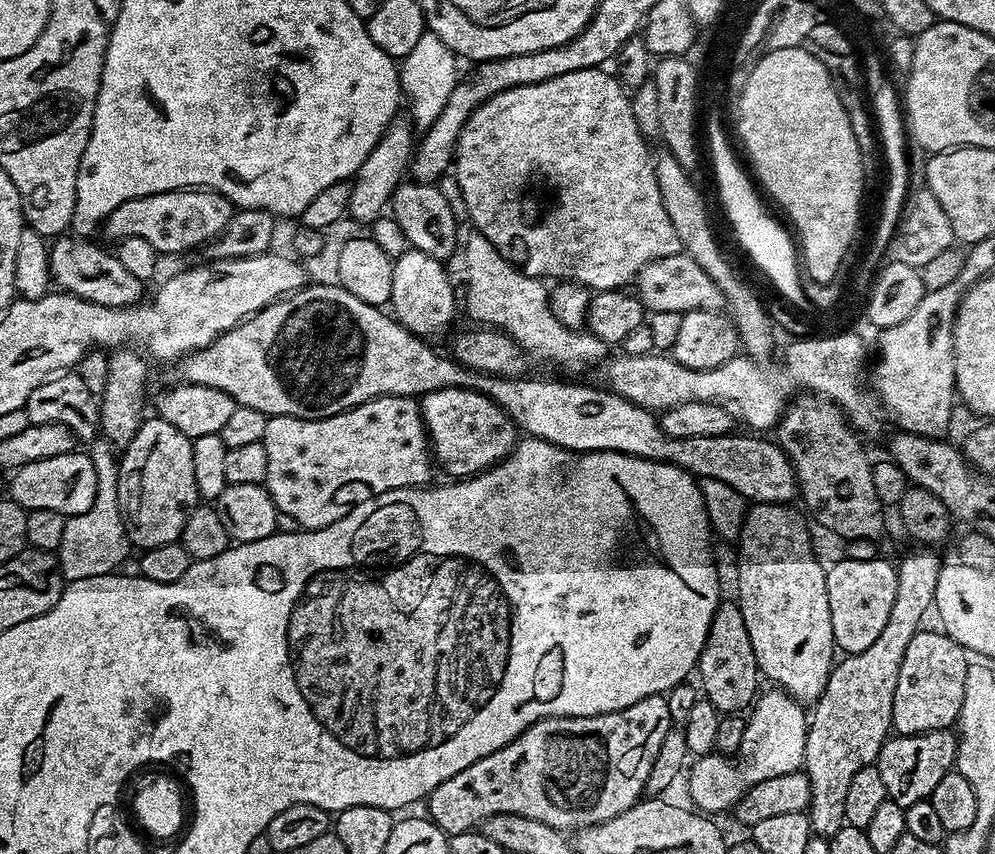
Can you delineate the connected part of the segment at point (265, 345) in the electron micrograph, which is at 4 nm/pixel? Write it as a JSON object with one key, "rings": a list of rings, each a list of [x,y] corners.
{"rings":[[[309,283],[307,286],[300,288],[297,292],[291,292],[289,296],[274,301],[272,304],[256,313],[254,316],[248,317],[247,320],[236,324],[228,332],[221,334],[214,342],[210,342],[204,348],[200,348],[197,352],[191,352],[188,356],[182,356],[175,361],[176,380],[182,384],[197,384],[198,386],[210,386],[222,390],[226,394],[230,394],[237,404],[245,404],[246,406],[254,406],[254,410],[262,410],[269,418],[273,416],[293,416],[294,418],[302,418],[303,420],[321,420],[322,418],[330,418],[342,414],[346,410],[350,410],[354,406],[364,404],[368,400],[374,399],[375,396],[410,396],[413,398],[423,398],[427,392],[434,390],[442,390],[443,388],[469,388],[475,392],[480,392],[486,398],[490,398],[501,408],[506,415],[512,419],[512,423],[525,437],[533,440],[545,440],[559,448],[565,448],[567,452],[624,452],[628,456],[641,456],[644,460],[661,460],[664,464],[673,464],[682,470],[686,470],[691,476],[703,478],[704,480],[717,480],[718,482],[726,482],[726,486],[730,486],[734,490],[738,490],[738,494],[743,496],[745,501],[755,502],[757,504],[788,504],[795,501],[798,496],[798,485],[796,483],[796,471],[792,468],[786,453],[780,449],[779,444],[771,439],[763,440],[763,435],[748,434],[752,436],[736,436],[735,431],[727,432],[721,436],[687,436],[686,438],[674,438],[670,434],[666,434],[666,430],[662,430],[657,413],[655,411],[638,406],[634,402],[630,402],[624,396],[619,396],[617,392],[609,390],[607,387],[591,388],[588,384],[567,384],[564,380],[528,380],[527,375],[523,376],[495,376],[489,372],[479,372],[473,368],[466,368],[459,360],[449,356],[443,356],[440,352],[435,352],[431,348],[431,343],[425,342],[421,337],[415,336],[413,332],[408,331],[400,325],[400,321],[393,318],[383,307],[371,304],[370,302],[362,302],[362,298],[354,298],[354,294],[350,294],[345,288],[340,287],[339,283],[332,284],[315,284]]]}

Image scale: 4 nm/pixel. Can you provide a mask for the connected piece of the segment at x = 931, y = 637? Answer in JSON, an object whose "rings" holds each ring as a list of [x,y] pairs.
{"rings":[[[921,630],[910,638],[906,654],[902,658],[902,670],[898,670],[898,686],[894,686],[894,706],[892,707],[892,732],[902,736],[926,734],[943,728],[951,729],[959,721],[962,698],[966,694],[966,670],[970,663],[969,653],[954,638],[942,630],[927,632]]]}

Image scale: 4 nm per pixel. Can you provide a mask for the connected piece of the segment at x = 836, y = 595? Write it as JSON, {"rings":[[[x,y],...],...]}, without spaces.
{"rings":[[[844,560],[834,564],[826,572],[826,594],[830,598],[830,626],[834,630],[836,648],[844,654],[867,650],[878,634],[882,634],[886,622],[890,619],[890,610],[894,610],[894,594],[898,594],[897,565],[888,560]]]}

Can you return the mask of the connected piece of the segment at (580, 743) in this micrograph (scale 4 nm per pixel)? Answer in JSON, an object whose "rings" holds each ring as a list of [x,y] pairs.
{"rings":[[[663,695],[642,698],[638,702],[634,702],[634,706],[626,706],[622,710],[614,710],[606,714],[551,716],[545,720],[539,720],[530,725],[522,734],[518,734],[518,738],[514,738],[506,746],[494,750],[494,754],[486,754],[486,758],[478,758],[478,762],[466,766],[466,770],[458,770],[458,774],[454,774],[454,778],[446,778],[446,782],[442,782],[442,786],[438,786],[426,797],[427,819],[431,820],[433,824],[437,824],[448,836],[479,829],[484,820],[494,814],[520,814],[522,818],[534,818],[534,822],[546,822],[546,826],[554,826],[561,830],[569,830],[568,828],[579,830],[589,828],[592,824],[601,824],[615,816],[621,816],[623,812],[640,803],[645,795],[644,787],[646,786],[646,778],[650,774],[650,766],[654,766],[654,758],[658,758],[658,750],[671,727],[673,727],[673,722],[670,709]]]}

